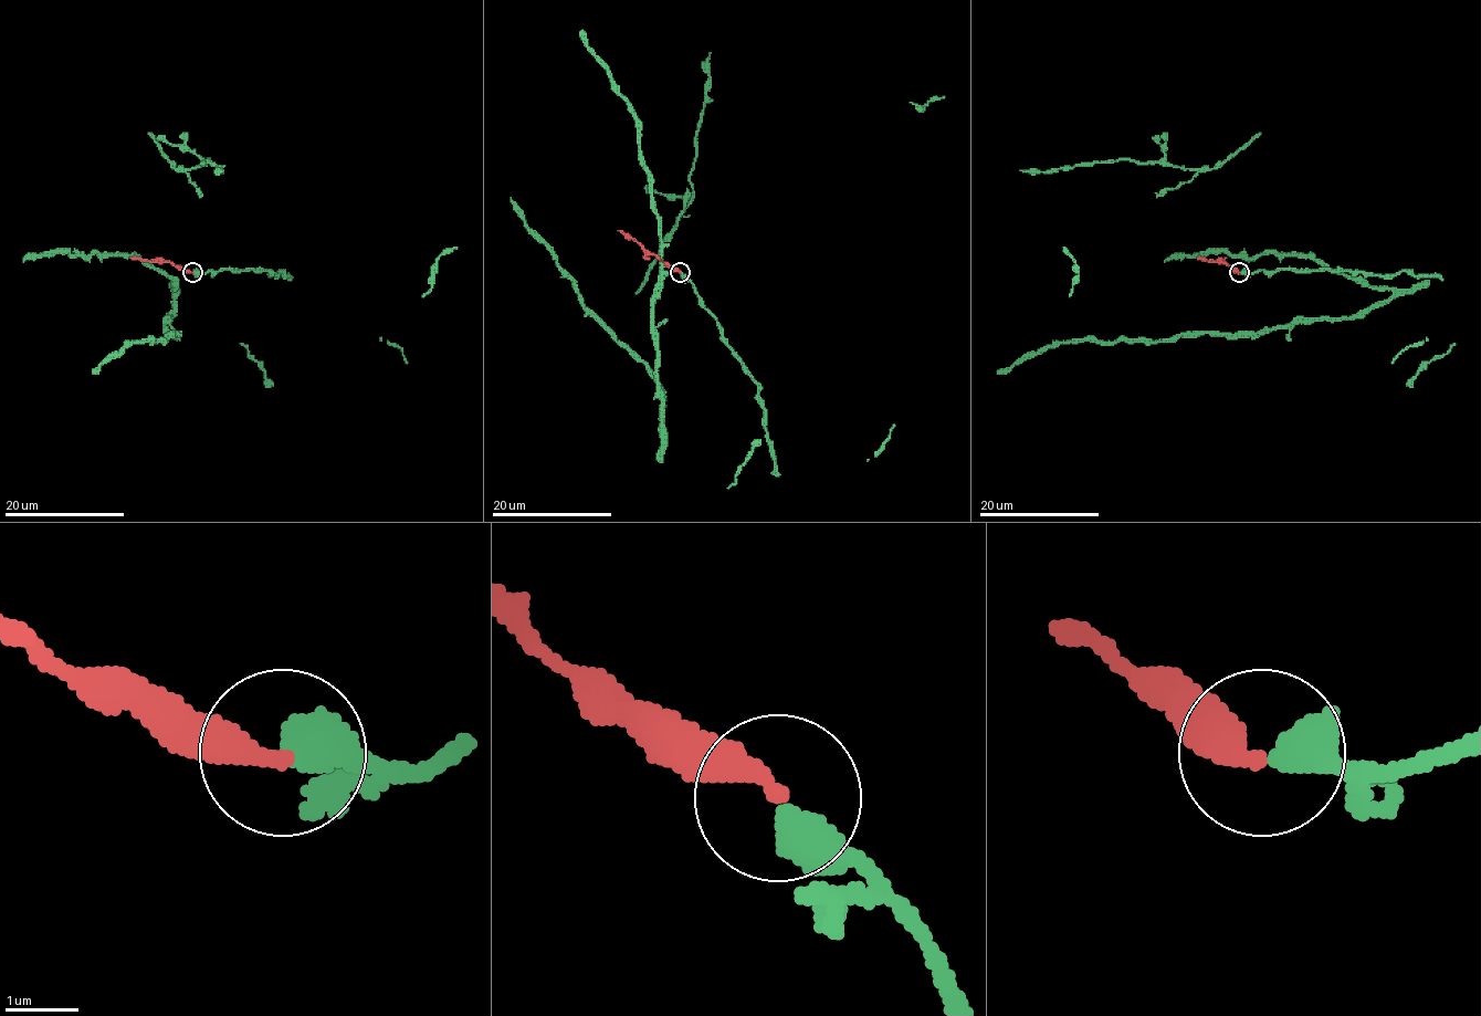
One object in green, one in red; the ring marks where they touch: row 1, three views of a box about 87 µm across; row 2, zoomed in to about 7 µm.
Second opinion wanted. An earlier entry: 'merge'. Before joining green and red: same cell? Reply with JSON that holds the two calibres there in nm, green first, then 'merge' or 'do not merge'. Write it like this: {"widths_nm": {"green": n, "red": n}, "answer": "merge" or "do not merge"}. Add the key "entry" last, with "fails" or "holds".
{"widths_nm": {"green": 500, "red": 320}, "answer": "merge", "entry": "holds"}

